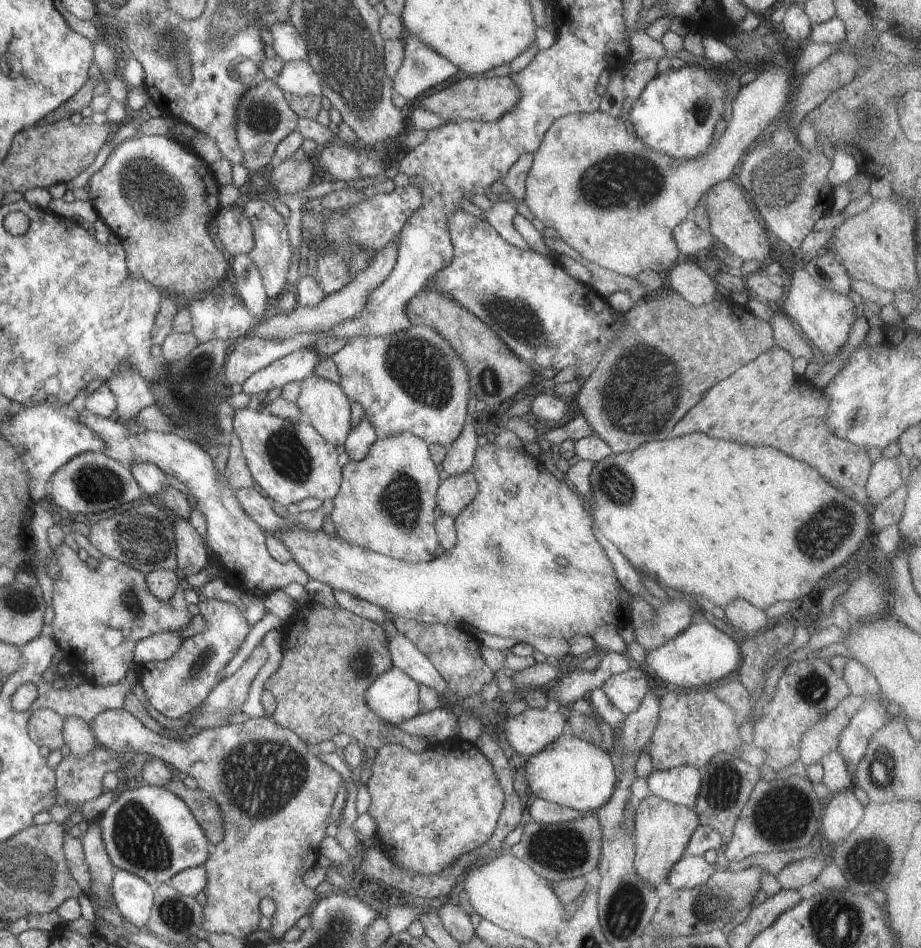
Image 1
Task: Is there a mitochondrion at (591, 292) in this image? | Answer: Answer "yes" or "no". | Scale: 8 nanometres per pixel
no

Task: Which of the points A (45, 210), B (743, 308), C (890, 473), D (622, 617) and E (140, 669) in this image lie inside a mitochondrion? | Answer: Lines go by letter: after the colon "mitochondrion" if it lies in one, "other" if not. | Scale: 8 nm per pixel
A: other
B: other
C: other
D: other
E: other

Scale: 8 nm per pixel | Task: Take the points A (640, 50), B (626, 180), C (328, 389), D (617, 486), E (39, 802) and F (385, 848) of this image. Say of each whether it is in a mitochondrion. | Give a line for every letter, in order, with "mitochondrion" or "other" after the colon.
A: other
B: mitochondrion
C: other
D: mitochondrion
E: other
F: other

